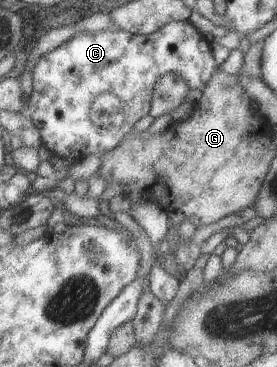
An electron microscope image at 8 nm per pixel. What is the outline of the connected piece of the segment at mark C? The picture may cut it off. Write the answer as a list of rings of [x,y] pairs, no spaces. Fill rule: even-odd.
[[[173,21],[150,35],[133,34],[132,32],[119,28],[97,31],[96,33],[85,31],[81,34],[76,34],[67,42],[62,43],[56,49],[45,53],[38,59],[35,68],[33,68],[34,89],[30,94],[30,99],[28,100],[28,115],[35,121],[37,128],[41,131],[44,144],[51,154],[65,157],[68,162],[78,161],[91,155],[102,155],[105,151],[113,150],[121,144],[122,140],[130,134],[133,128],[135,128],[135,124],[137,124],[141,118],[145,118],[147,114],[150,114],[154,88],[156,87],[159,78],[161,78],[164,74],[172,72],[179,73],[190,82],[193,89],[197,88],[203,92],[207,83],[210,82],[211,77],[214,76],[219,68],[220,65],[217,64],[217,60],[215,60],[215,56],[213,56],[211,44],[207,42],[205,34],[195,28],[190,21]],[[105,92],[111,93],[113,96],[117,96],[122,104],[120,106],[103,106],[103,104],[101,104],[101,98],[105,96]]]

